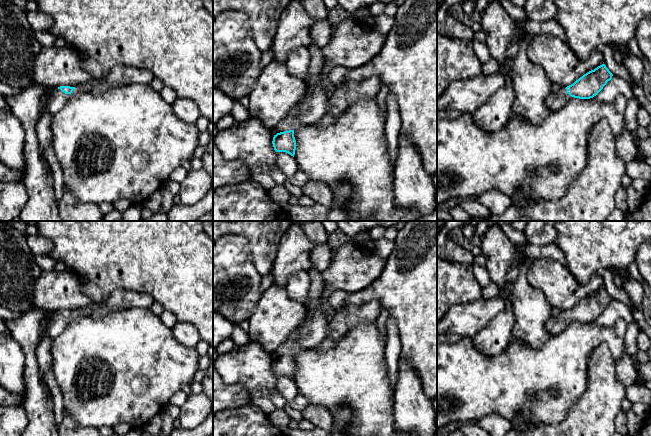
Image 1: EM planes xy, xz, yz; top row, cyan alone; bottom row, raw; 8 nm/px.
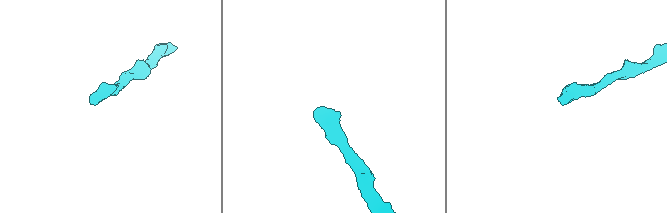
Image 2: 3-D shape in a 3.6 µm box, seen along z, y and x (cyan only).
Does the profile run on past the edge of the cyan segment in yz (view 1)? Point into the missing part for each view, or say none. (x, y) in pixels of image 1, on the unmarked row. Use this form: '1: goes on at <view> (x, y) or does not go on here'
1: goes on at yz (555, 325)

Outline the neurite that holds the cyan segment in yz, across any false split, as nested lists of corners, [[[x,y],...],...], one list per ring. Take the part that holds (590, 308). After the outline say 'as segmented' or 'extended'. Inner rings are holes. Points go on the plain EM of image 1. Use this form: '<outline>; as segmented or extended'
[[[602,288],[584,298],[573,308],[566,312],[561,312],[546,322],[546,330],[557,335],[561,333],[571,321],[579,323],[590,323],[596,320],[608,305],[612,303],[613,298],[605,288]]]; extended

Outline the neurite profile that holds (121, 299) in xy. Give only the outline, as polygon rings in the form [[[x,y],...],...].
[[[120,289],[113,291],[104,305],[109,311],[115,312],[131,308],[150,308],[154,301],[148,293]]]

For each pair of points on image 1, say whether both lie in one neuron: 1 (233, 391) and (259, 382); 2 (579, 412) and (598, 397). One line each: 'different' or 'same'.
1: different
2: same

